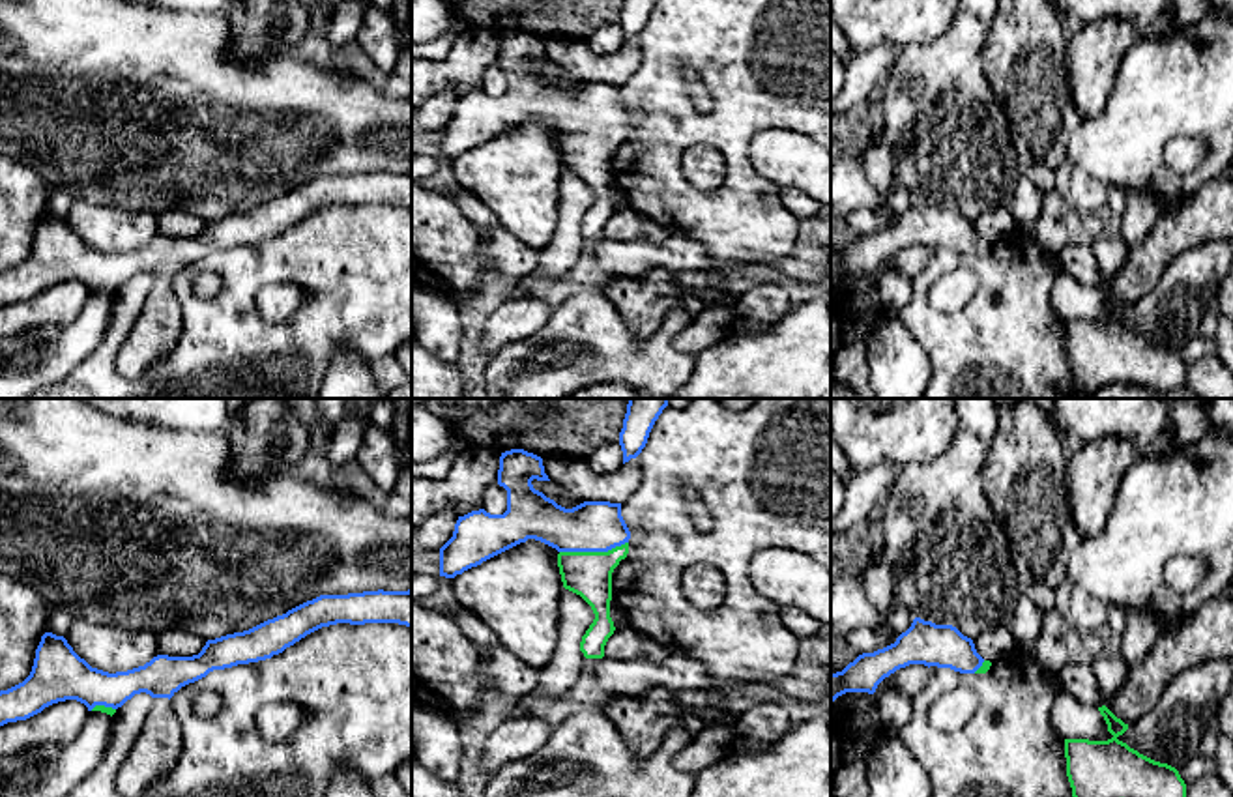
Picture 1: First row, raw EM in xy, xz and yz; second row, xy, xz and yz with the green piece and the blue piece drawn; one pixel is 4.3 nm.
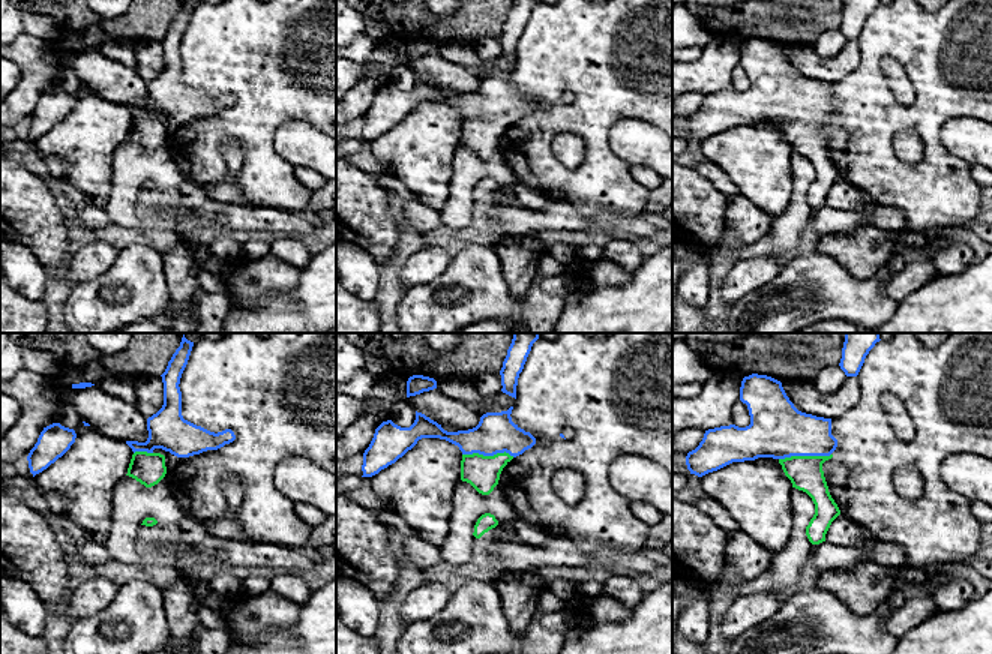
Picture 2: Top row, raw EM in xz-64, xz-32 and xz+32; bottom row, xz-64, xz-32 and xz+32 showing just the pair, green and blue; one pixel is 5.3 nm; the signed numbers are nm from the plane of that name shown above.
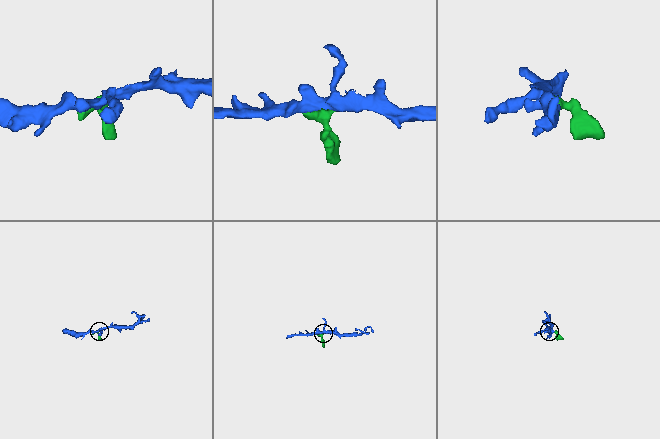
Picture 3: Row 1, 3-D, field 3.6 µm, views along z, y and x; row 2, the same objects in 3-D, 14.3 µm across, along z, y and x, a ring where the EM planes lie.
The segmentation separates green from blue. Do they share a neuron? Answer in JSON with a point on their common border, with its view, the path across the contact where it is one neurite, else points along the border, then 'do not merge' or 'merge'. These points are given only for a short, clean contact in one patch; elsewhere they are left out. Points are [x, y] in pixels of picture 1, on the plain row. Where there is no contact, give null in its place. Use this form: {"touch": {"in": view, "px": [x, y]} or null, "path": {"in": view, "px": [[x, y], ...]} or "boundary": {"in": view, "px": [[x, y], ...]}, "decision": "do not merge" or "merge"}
{"touch": {"in": "xz", "px": [594, 133]}, "decision": "merge"}

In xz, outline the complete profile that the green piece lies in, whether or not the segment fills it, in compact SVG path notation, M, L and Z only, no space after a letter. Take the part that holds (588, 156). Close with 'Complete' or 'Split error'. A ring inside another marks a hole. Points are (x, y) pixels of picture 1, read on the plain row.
M524 30L501 34L498 65L507 71L507 92L503 95L490 95L479 90L458 97L453 118L440 129L440 157L455 159L528 120L556 129L559 133L558 148L563 168L580 176L595 195L593 204L582 217L580 232L586 239L602 239L604 226L616 211L610 198L612 153L627 138L631 120L631 112L621 97L621 84L584 82L565 90L535 71L533 60L550 62L541 37Z. Split error

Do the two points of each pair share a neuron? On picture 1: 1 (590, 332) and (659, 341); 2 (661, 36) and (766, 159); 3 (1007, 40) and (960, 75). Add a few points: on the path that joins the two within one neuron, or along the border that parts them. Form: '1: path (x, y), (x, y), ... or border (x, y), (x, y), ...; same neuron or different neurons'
1: path (607, 348), (612, 354), (642, 354); same neuron
2: border (786, 128), (749, 146), (771, 182); different neurons
3: border (986, 25), (981, 68), (996, 101); different neurons

